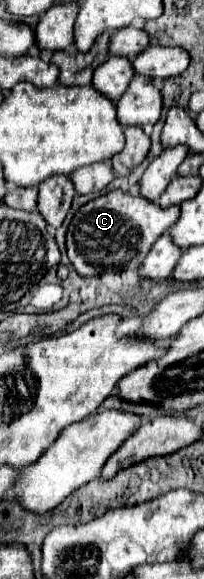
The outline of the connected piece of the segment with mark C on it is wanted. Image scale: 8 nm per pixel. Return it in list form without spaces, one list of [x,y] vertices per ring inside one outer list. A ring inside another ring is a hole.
[[[111,190],[77,210],[67,230],[67,256],[81,276],[133,270],[149,254],[155,240],[165,234],[181,216],[179,206],[161,208],[143,196]]]

